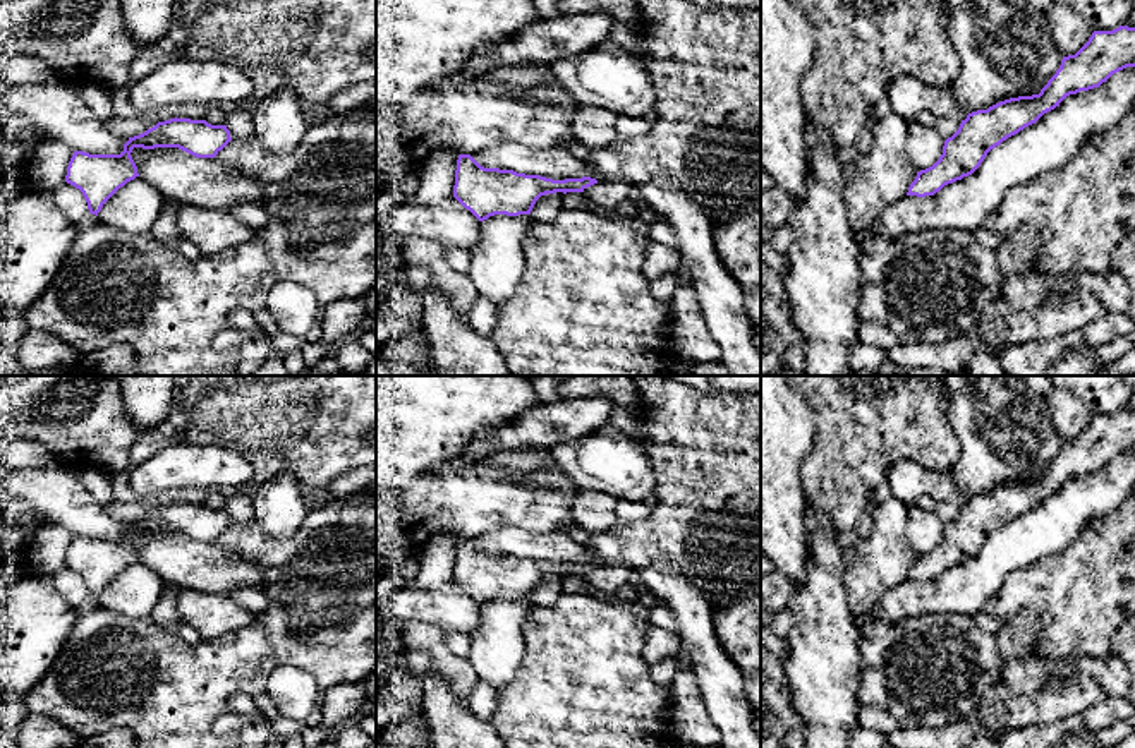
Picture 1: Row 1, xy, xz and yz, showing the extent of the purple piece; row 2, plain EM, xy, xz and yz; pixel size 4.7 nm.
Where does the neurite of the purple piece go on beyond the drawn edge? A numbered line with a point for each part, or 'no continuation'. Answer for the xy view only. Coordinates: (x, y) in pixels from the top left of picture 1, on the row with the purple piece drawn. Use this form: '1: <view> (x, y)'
no continuation

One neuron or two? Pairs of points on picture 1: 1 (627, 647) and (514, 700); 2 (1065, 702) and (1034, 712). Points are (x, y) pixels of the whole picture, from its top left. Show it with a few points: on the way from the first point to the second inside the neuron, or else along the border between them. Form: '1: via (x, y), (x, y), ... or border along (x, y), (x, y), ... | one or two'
1: via (600, 659), (558, 700), (541, 700) | one
2: via (1058, 702), (1041, 707) | one

